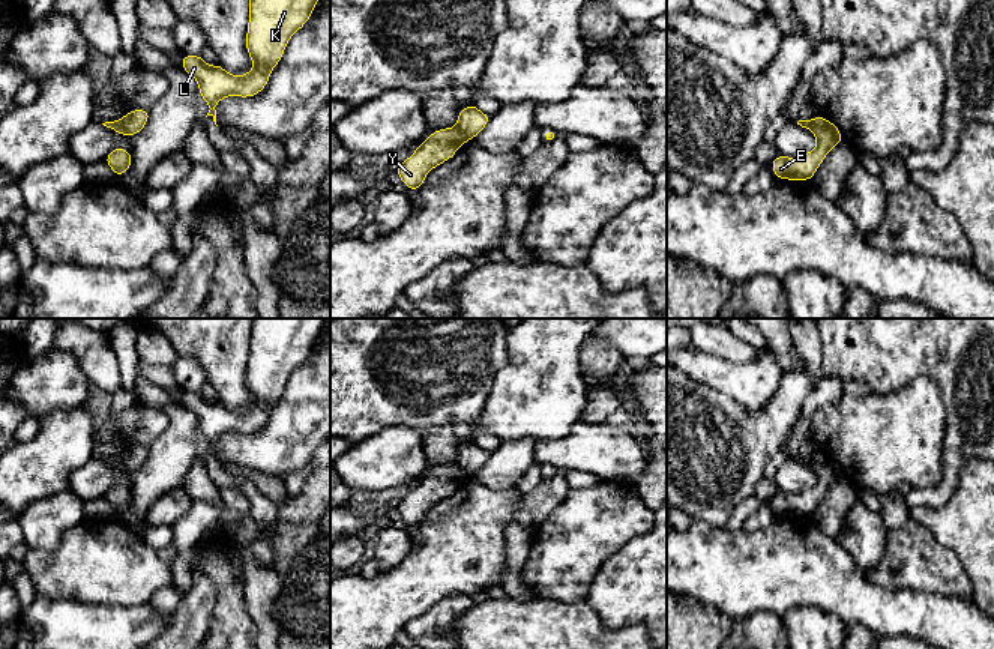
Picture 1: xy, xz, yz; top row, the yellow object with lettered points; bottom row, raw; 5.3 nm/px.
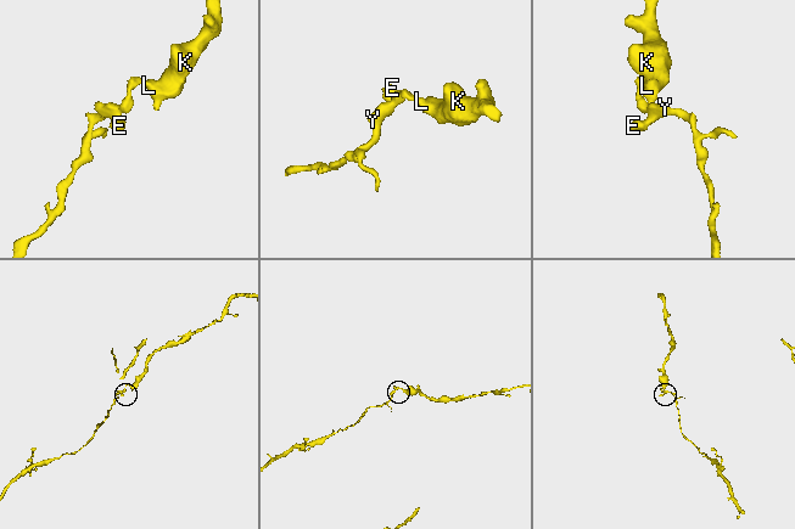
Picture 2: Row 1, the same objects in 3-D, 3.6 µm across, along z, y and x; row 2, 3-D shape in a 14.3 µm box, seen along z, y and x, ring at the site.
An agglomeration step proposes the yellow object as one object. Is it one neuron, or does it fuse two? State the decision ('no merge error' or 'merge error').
merge error

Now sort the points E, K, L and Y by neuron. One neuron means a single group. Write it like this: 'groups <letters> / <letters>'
groups E Y / K L

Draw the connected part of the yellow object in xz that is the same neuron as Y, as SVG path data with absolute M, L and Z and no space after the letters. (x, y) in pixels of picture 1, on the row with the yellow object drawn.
M456 126L434 131L410 158L398 165L396 173L408 189L419 189L425 176L450 159L465 141L468 141L467 135Z

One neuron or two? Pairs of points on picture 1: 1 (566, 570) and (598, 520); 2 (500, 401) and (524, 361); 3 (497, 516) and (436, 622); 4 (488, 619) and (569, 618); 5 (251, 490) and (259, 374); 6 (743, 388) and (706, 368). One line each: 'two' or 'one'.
1: one
2: one
3: two
4: one
5: one
6: one

